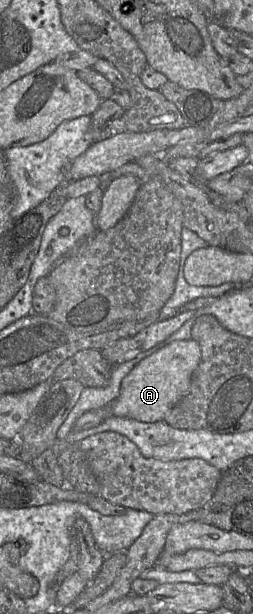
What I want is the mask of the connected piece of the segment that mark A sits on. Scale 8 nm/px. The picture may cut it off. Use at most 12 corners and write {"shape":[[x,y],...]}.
{"shape":[[174,341],[138,363],[108,406],[73,432],[109,416],[163,421],[190,389],[199,344]]}

